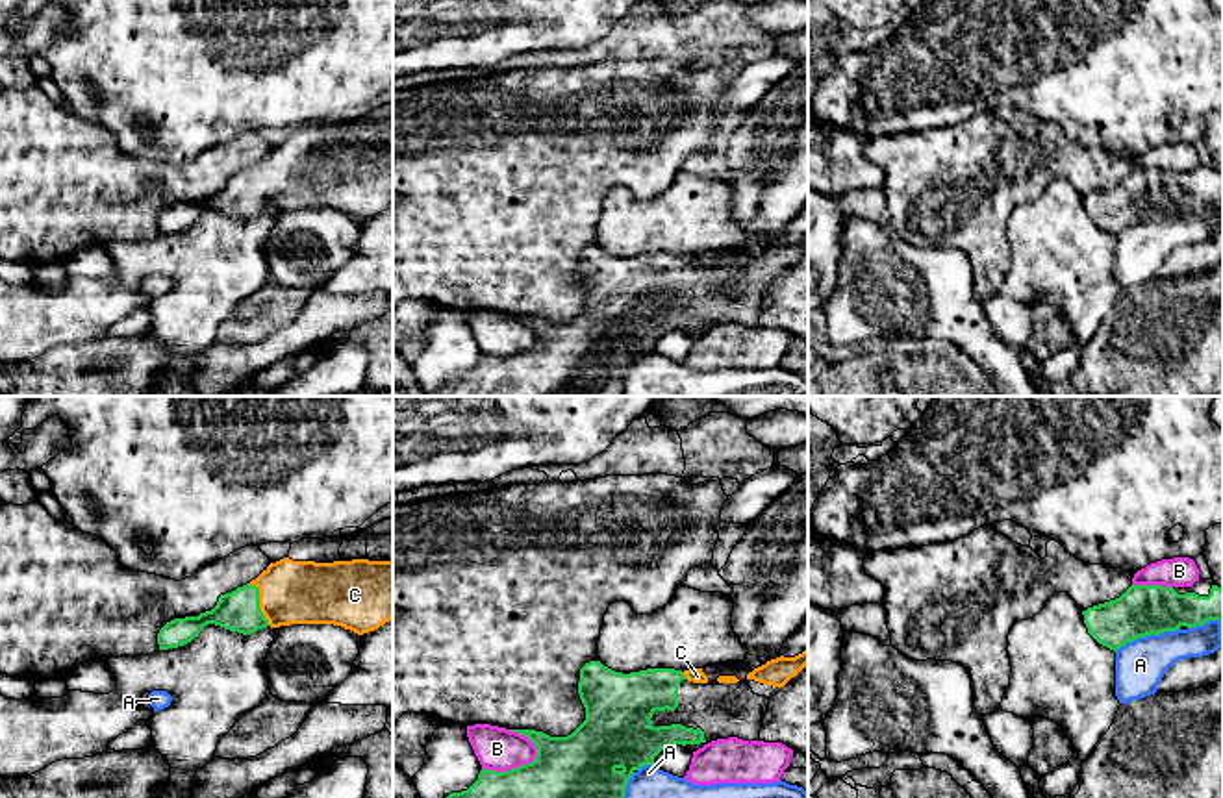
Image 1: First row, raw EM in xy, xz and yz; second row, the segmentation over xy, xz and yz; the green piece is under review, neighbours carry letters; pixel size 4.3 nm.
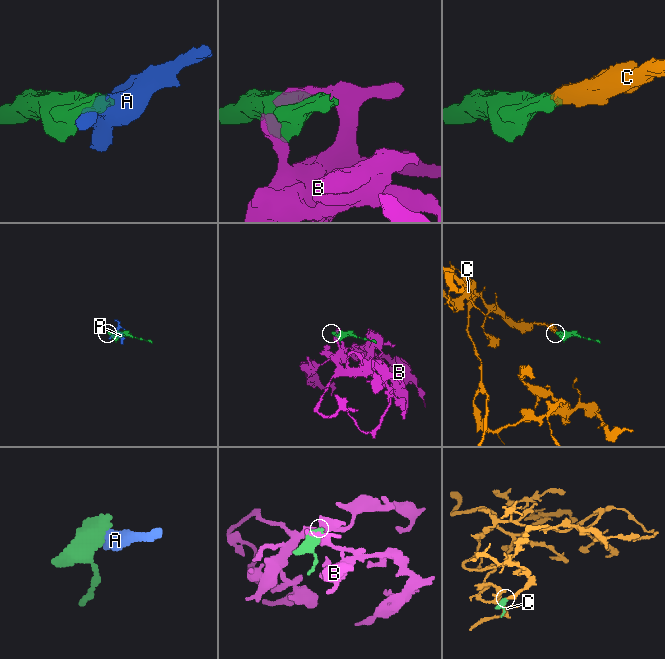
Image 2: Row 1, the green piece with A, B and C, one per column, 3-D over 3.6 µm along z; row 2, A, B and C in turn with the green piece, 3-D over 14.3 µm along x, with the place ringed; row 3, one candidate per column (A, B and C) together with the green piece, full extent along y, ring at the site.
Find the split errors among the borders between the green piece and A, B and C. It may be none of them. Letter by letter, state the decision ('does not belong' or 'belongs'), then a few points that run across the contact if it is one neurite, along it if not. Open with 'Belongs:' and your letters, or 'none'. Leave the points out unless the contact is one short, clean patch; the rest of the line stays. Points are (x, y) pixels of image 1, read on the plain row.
Belongs: C
A: does not belong
B: does not belong
C: belongs | xy (239, 197), (258, 187), (291, 176)

